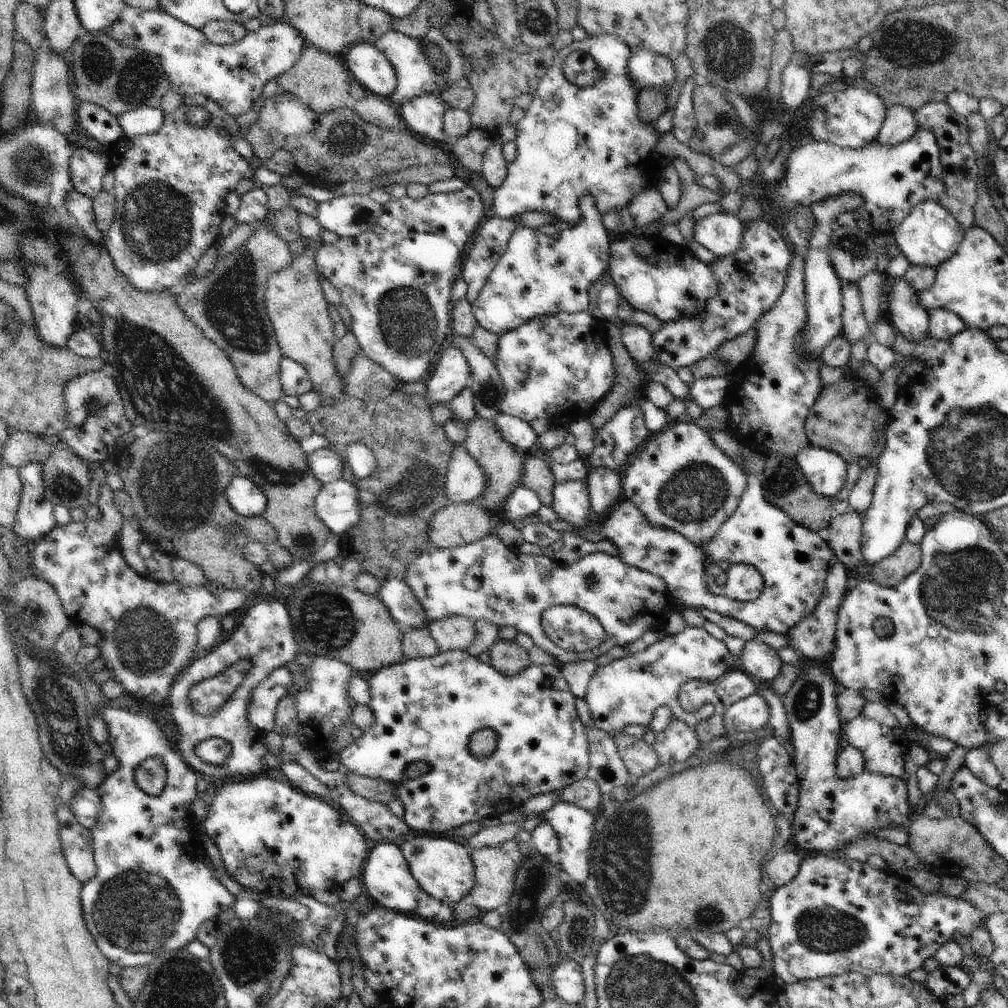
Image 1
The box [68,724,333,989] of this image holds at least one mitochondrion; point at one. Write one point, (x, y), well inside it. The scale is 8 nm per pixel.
(137, 911)

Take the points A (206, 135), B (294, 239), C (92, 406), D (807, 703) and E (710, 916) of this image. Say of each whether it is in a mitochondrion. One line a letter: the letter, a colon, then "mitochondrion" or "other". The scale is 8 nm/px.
A: other
B: other
C: mitochondrion
D: mitochondrion
E: mitochondrion

